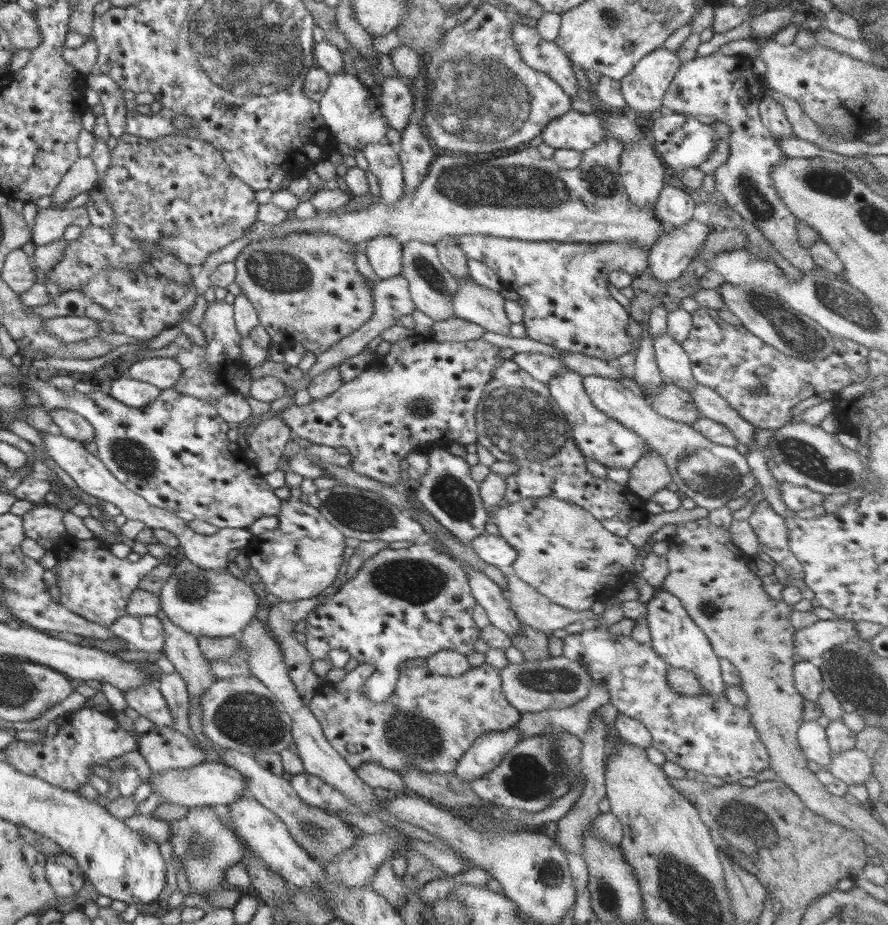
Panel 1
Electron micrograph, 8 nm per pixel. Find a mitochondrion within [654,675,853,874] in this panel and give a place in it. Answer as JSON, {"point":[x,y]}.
{"point":[744,828]}

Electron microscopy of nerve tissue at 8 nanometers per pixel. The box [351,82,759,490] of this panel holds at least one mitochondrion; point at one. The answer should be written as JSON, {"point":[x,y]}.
{"point":[517,421]}

